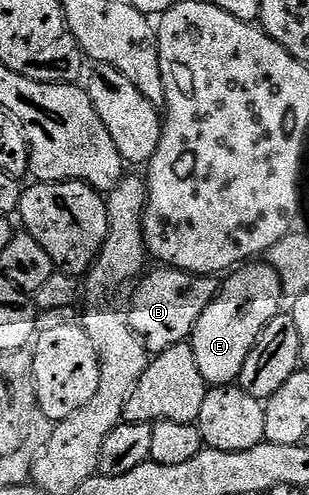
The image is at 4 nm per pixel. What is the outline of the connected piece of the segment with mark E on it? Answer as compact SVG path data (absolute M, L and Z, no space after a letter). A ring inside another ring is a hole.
M245 263L235 271L227 274L226 280L221 284L219 293L202 311L202 319L194 327L190 344L194 351L194 359L198 359L198 371L202 371L202 379L208 382L209 386L230 385L240 380L240 372L250 355L252 348L256 346L256 340L262 335L265 327L272 322L275 317L281 316L280 304L286 301L284 295L284 284L280 282L280 277L267 263Z

